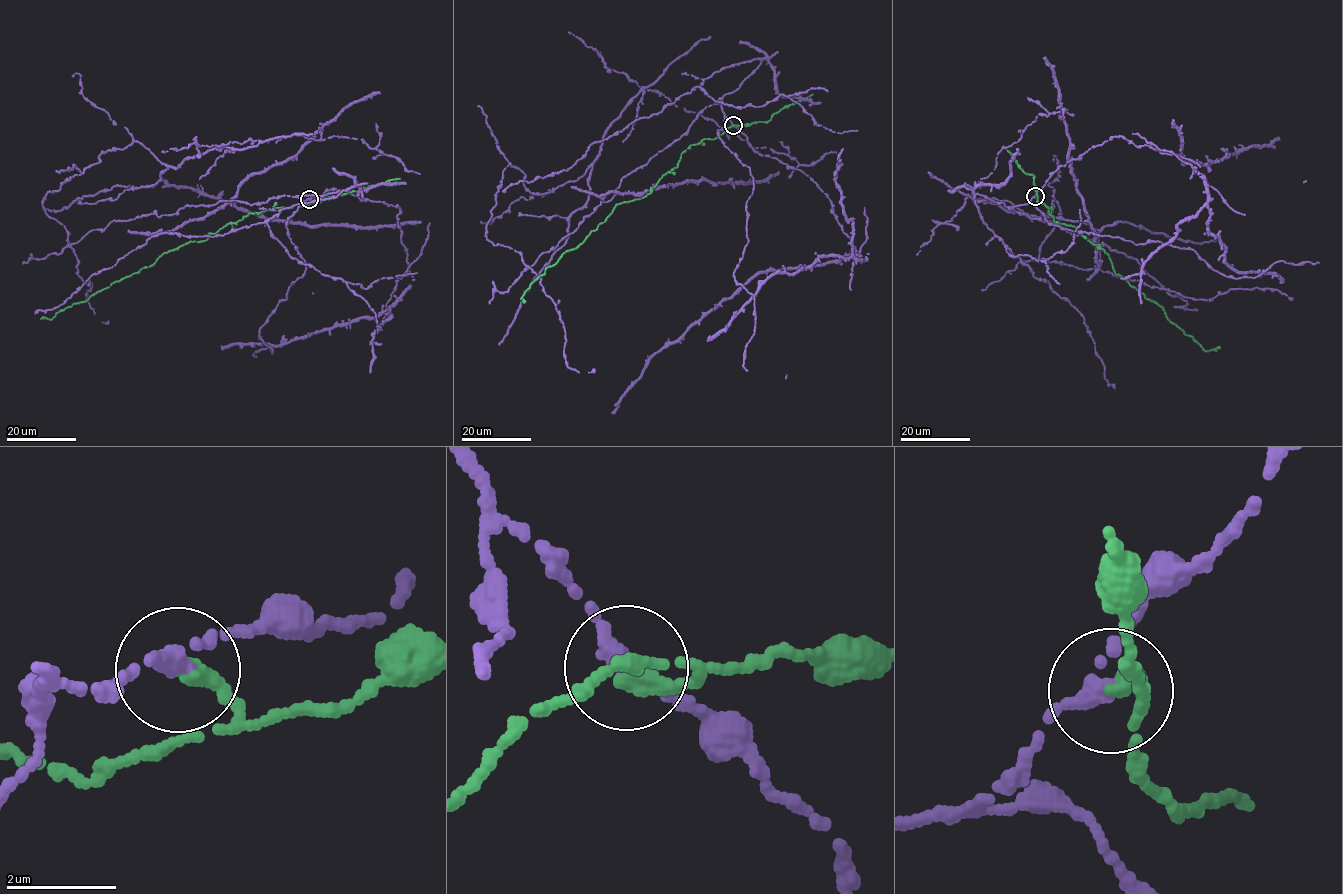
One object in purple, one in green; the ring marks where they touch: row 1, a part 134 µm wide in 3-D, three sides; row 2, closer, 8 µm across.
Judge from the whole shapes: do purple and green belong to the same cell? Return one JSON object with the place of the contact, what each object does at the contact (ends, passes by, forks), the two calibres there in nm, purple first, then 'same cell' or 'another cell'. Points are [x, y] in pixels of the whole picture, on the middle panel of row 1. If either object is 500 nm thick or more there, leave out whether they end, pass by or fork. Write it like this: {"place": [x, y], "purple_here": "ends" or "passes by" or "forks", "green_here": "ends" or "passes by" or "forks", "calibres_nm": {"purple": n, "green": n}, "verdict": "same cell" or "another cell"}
{"place": [733, 125], "purple_here": "passes by", "green_here": "ends", "calibres_nm": {"purple": 260, "green": 380}, "verdict": "another cell"}

